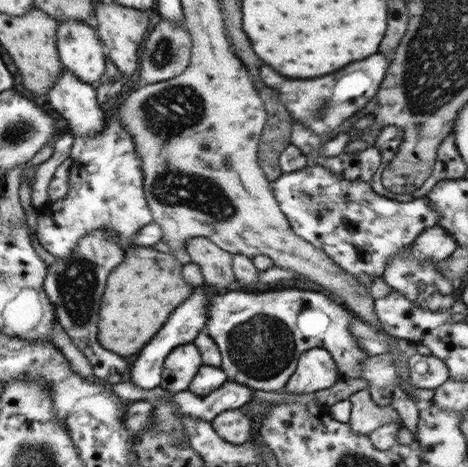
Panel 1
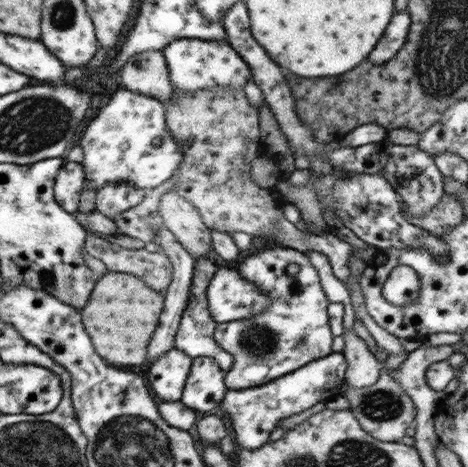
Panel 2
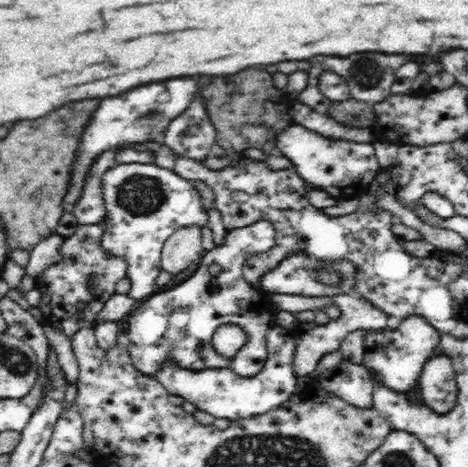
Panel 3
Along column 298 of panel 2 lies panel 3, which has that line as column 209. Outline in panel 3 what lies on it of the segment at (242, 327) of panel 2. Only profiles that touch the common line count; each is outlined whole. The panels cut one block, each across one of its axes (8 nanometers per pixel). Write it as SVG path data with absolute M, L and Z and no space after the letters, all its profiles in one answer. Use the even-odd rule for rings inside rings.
M266 218L228 230L224 244L216 246L200 258L200 268L186 278L182 284L162 290L160 294L150 296L144 300L134 312L126 318L128 320L128 338L130 338L130 356L134 366L146 374L158 374L166 360L174 362L184 370L232 370L240 378L256 376L268 360L268 344L266 336L274 326L278 326L278 308L268 298L264 290L256 290L244 278L244 264L254 254L262 254L272 250L276 244L276 228ZM210 264L218 264L220 272L216 276L210 274ZM224 324L240 326L248 340L238 350L234 358L226 358L216 352L212 338L216 330Z

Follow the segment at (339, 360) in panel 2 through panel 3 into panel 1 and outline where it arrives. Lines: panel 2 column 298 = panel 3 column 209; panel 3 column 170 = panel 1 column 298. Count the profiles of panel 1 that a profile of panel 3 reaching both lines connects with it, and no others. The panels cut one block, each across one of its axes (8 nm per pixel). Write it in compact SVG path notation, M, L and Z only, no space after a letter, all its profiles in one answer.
M307 350L299 356L297 368L291 374L285 390L293 396L327 390L339 380L335 360L327 350Z

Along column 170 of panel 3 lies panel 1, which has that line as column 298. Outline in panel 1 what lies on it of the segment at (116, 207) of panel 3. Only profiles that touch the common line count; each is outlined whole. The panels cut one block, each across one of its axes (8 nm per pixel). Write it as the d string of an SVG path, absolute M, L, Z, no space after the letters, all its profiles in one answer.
M313 164L281 174L271 182L271 192L295 234L325 252L341 270L355 276L355 280L359 274L381 278L387 258L411 246L423 230L435 226L441 218L439 210L427 198L397 202L375 194L367 182L341 180L341 174L331 174L327 168Z

